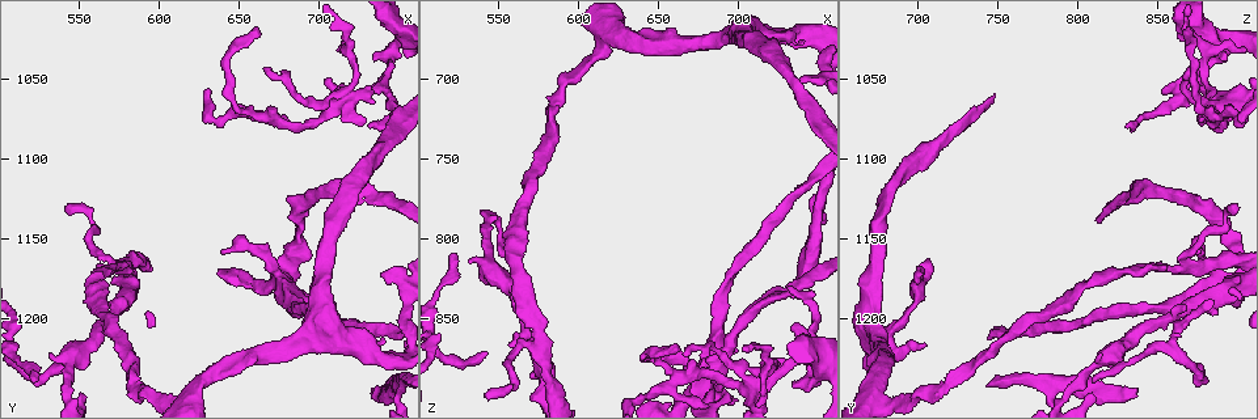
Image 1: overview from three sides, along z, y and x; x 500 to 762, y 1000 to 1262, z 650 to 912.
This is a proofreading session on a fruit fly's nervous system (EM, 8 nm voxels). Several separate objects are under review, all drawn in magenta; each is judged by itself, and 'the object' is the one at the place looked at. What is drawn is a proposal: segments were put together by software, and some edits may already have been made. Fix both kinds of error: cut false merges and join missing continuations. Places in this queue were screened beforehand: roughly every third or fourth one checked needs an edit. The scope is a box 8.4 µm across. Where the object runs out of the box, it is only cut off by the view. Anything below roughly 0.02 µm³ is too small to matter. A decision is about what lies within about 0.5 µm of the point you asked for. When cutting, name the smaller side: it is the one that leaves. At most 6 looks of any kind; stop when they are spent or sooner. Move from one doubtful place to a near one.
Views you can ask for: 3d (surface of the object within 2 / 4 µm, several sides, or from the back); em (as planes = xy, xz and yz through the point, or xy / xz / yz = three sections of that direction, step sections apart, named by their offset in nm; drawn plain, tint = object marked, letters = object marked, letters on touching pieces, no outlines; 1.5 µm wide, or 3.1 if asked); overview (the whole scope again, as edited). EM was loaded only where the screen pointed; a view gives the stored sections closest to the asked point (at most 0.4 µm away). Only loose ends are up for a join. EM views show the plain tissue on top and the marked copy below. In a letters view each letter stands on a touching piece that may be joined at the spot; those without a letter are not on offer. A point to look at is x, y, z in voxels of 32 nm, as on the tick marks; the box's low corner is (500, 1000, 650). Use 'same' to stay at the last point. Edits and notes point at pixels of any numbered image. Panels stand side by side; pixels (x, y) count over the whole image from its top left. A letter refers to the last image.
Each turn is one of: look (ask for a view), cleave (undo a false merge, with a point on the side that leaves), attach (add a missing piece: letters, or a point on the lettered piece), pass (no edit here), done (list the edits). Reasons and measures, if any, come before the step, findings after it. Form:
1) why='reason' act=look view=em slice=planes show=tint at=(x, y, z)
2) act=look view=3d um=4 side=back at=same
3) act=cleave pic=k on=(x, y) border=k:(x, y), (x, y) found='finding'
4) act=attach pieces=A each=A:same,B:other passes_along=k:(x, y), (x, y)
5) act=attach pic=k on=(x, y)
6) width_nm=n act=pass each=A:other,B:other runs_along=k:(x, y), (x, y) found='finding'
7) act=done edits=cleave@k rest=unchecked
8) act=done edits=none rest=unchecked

why='branch stops here' act=look view=3d um=2 at=(734, 1038, 890)

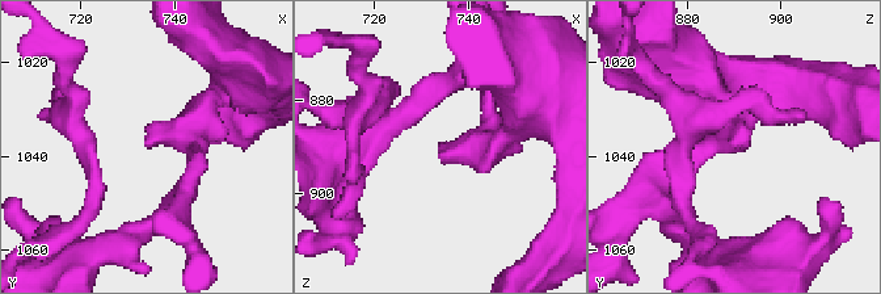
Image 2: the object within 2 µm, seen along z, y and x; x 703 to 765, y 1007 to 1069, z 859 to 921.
why='shape alone is not enough' act=look view=em slice=planes show=letters at=(734, 1036, 890)

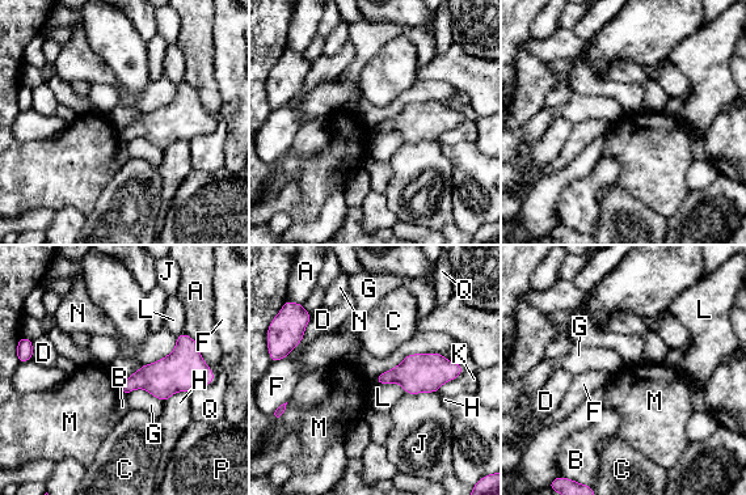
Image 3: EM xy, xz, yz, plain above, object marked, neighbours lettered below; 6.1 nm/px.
longest_contact=K:320nm act=pass each=A:other,B:other,C:other,D:other,F:other,G:other,H:other,J:other,K:other,L:other,M:other,N:other,P:other,Q:other found='none of them fits'

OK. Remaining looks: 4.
why='abrupt turn' act=look view=em slice=planes show=letters at=(746, 1226, 668)

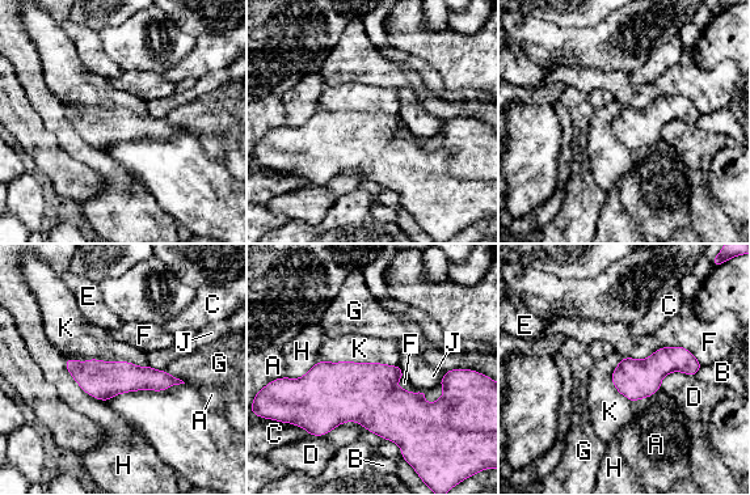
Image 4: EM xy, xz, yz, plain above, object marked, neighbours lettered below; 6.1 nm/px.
act=pass each=A:other,B:other,C:other,D:other,E:other,F:other,G:other,H:other,J:other,K:other runs_along=4:(68, 362), (95, 377), (176, 381) found='continuous, no second neuron'

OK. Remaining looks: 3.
why='an open end' act=look view=em slice=xy step=8 show=tint at=(732, 1244, 836)

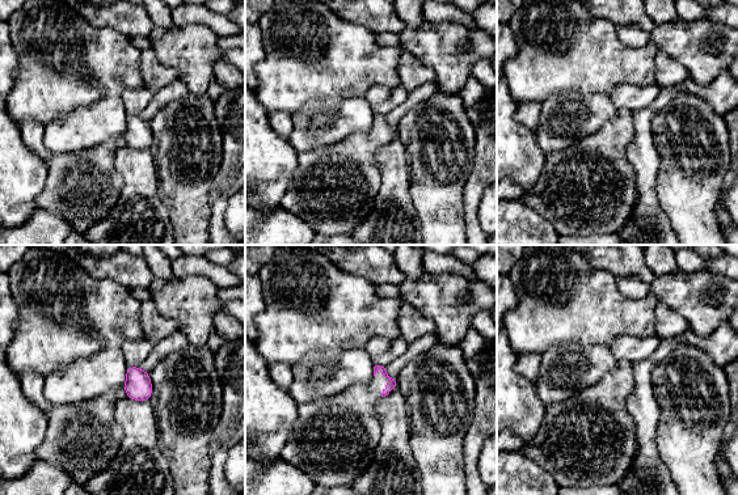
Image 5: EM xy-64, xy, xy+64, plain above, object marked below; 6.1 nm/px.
act=look view=em slice=planes show=letters at=same

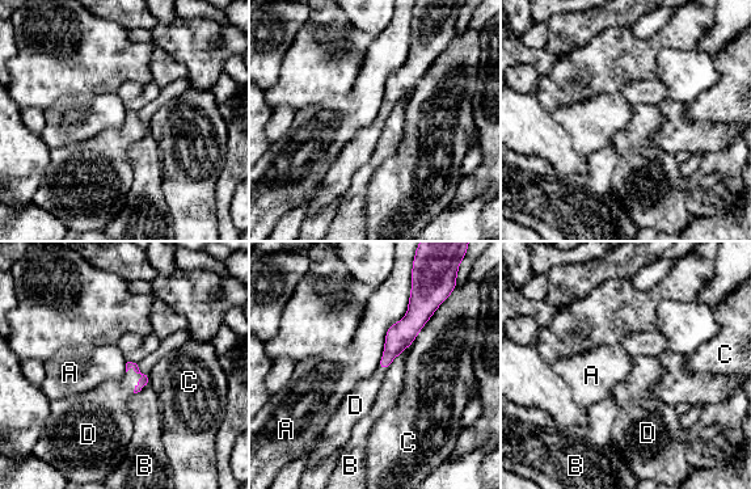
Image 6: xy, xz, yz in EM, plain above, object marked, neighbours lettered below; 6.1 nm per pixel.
act=attach pic=6 on=(108, 403) each=A:other,B:other,C:other,D:same passes_along=6:(142, 383), (140, 379), (108, 403) found='it goes on there'

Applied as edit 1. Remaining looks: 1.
act=done edits=attach@6 rest=unchecked

